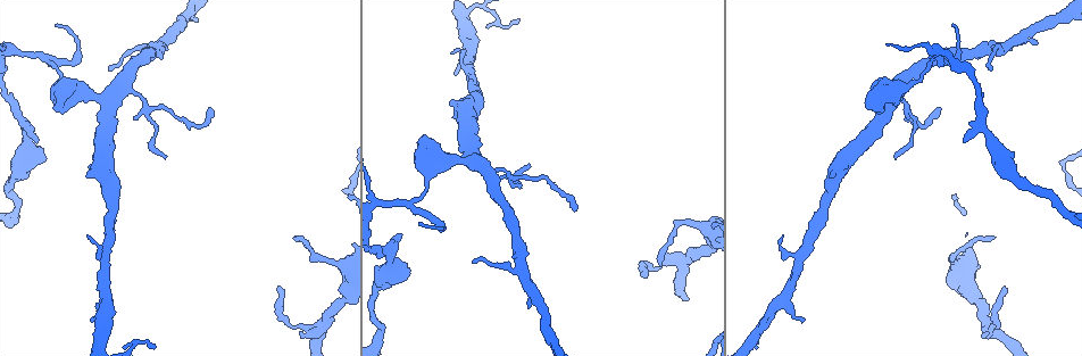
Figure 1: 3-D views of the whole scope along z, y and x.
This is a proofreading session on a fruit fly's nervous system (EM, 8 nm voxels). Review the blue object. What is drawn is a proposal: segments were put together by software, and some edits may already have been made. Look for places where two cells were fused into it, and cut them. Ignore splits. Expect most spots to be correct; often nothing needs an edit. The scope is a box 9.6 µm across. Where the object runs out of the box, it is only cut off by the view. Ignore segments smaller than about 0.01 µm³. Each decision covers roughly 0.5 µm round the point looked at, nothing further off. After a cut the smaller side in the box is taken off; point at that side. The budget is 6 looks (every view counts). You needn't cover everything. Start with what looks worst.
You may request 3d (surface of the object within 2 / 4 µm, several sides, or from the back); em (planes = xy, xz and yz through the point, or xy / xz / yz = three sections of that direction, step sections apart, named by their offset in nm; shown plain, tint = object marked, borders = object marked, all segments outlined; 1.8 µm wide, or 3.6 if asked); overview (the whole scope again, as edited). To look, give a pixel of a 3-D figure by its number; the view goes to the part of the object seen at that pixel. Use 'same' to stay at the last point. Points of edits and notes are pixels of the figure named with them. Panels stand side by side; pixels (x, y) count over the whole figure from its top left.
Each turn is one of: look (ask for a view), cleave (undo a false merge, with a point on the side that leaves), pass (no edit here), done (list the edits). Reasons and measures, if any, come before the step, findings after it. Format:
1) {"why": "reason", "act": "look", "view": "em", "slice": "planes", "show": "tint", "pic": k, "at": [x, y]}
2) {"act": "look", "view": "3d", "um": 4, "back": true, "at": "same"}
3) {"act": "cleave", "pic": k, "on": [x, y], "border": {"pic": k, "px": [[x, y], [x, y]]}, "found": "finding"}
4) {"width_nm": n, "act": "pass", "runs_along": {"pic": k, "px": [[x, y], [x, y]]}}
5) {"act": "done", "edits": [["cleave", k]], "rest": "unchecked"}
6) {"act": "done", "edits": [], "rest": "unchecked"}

{"why": "arms part here", "act": "look", "view": "3d", "um": 4, "pic": 1, "at": [412, 199]}

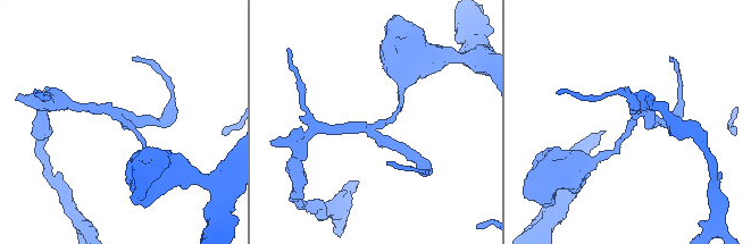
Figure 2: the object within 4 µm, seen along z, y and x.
{"why": "need the tissue", "act": "look", "view": "em", "slice": "xy", "step": 8, "show": "borders", "pic": 2, "at": [376, 128]}

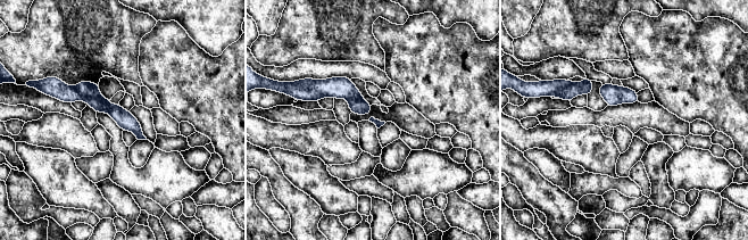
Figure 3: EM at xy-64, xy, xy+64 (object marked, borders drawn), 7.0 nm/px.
{"act": "cleave", "pic": 3, "on": [85, 89], "found": "a second cell is stuck on"}

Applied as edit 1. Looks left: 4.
{"why": "thick turns thin", "act": "look", "view": "3d", "um": 4, "pic": 2, "at": [141, 182]}

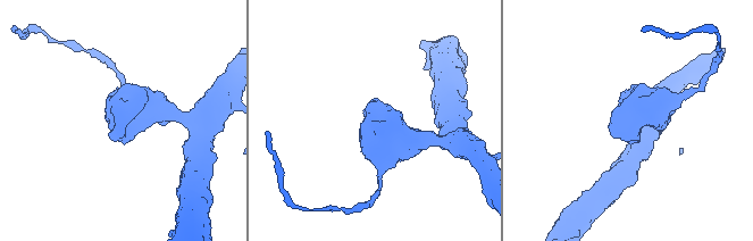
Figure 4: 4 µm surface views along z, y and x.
{"act": "look", "view": "em", "um": 3.6, "slice": "planes", "show": "borders", "pic": 4, "at": [628, 119]}

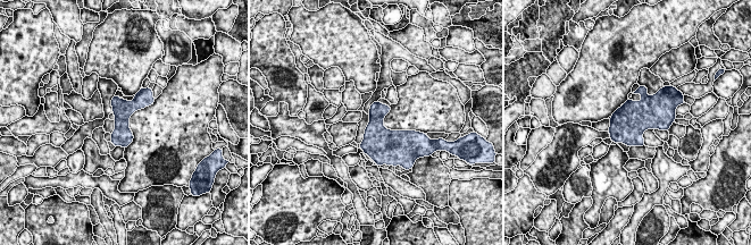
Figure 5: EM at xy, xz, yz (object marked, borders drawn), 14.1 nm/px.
{"act": "pass", "found": "continuous, no second cell"}

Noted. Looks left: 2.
{"why": "abrupt turn", "act": "look", "view": "3d", "um": 4, "back": true, "pic": 1, "at": [160, 47]}

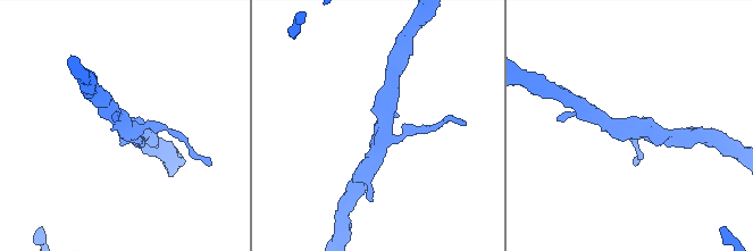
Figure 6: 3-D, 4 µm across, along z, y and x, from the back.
{"why": "shape alone is not enough", "act": "look", "view": "em", "slice": "planes", "show": "tint", "pic": 6, "at": [385, 135]}

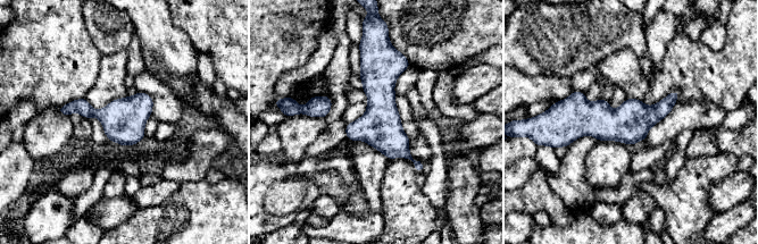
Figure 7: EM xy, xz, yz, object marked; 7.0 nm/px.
{"width_nm": 280, "act": "pass", "found": "one cell here"}

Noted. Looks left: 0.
{"act": "done", "edits": [["cleave", 3]], "rest": "unchecked"}

